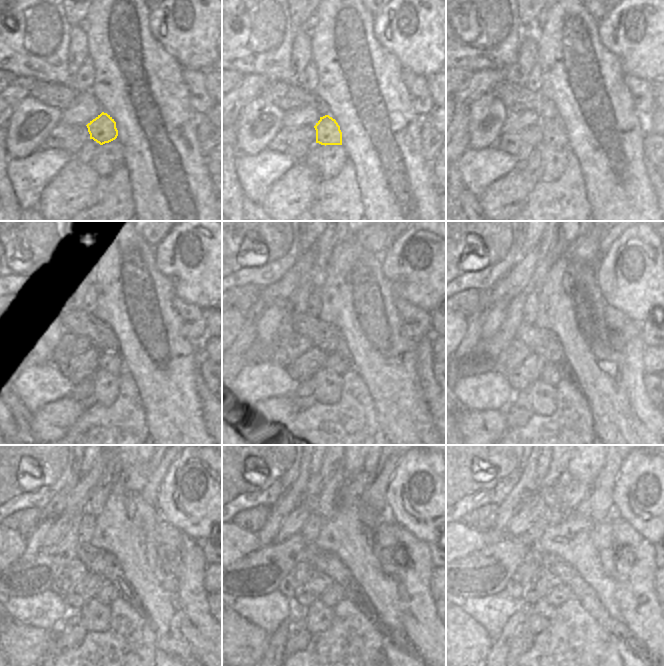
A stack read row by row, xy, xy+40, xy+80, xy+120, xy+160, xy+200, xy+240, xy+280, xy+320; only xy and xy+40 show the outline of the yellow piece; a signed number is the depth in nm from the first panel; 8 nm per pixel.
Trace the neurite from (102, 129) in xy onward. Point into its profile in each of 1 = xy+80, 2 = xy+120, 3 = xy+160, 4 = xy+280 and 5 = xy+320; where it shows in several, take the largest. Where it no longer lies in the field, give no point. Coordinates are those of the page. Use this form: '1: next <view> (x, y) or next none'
1: next xy+80 (553, 132)
2: next xy+120 (112, 362)
3: next xy+160 (339, 365)
4: next xy+280 (335, 593)
5: next xy+320 (560, 594)

